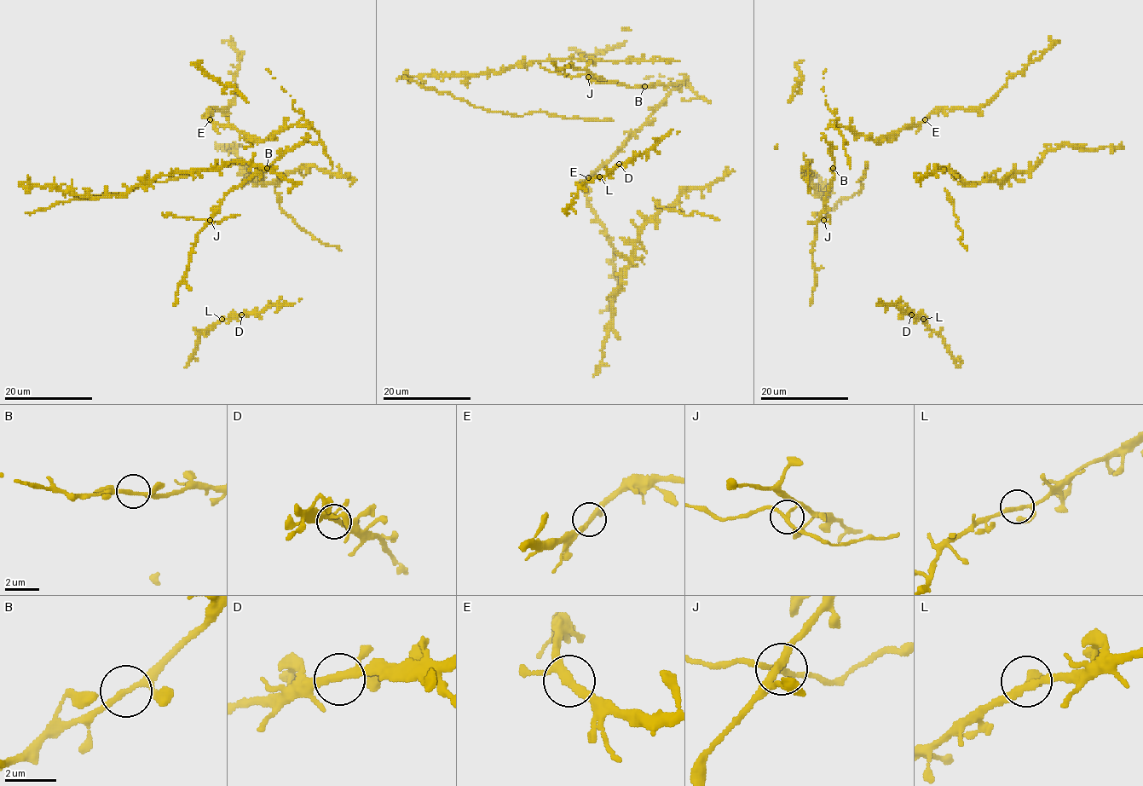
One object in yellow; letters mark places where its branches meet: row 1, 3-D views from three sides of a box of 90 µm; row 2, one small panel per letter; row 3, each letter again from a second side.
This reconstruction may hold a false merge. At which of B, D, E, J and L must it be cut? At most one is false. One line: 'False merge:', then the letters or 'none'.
False merge: J

